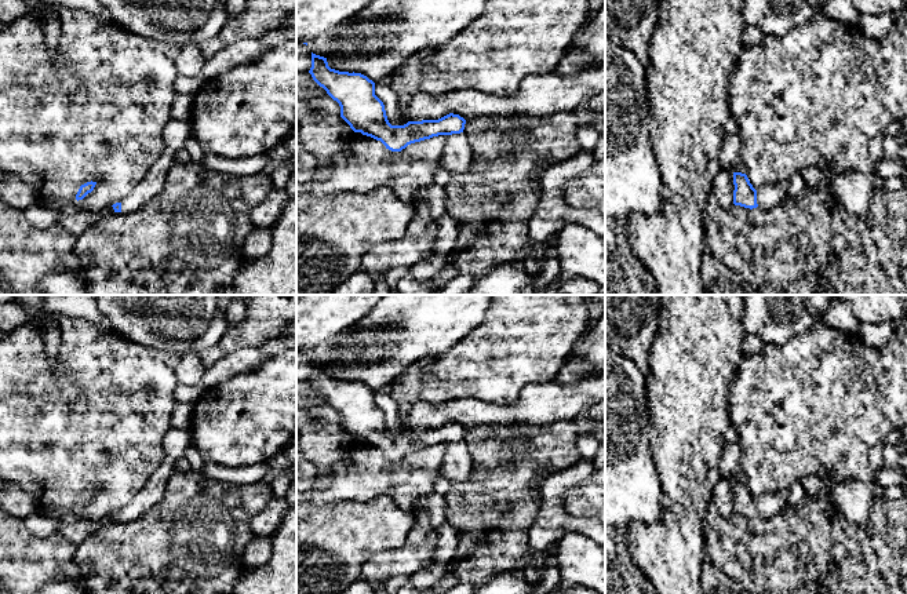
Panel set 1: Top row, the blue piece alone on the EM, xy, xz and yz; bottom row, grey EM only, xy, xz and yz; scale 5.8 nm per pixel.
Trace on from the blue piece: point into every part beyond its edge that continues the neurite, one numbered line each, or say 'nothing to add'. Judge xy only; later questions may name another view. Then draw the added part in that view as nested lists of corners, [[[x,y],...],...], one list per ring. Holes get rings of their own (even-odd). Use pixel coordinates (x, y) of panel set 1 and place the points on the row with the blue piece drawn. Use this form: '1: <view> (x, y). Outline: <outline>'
1: xy (177, 132). Outline: [[[171,119],[164,128],[164,143],[160,157],[141,183],[121,201],[121,212],[131,212],[156,197],[164,186],[165,175],[175,161],[175,153],[185,147],[192,135],[192,124],[185,119]]]

